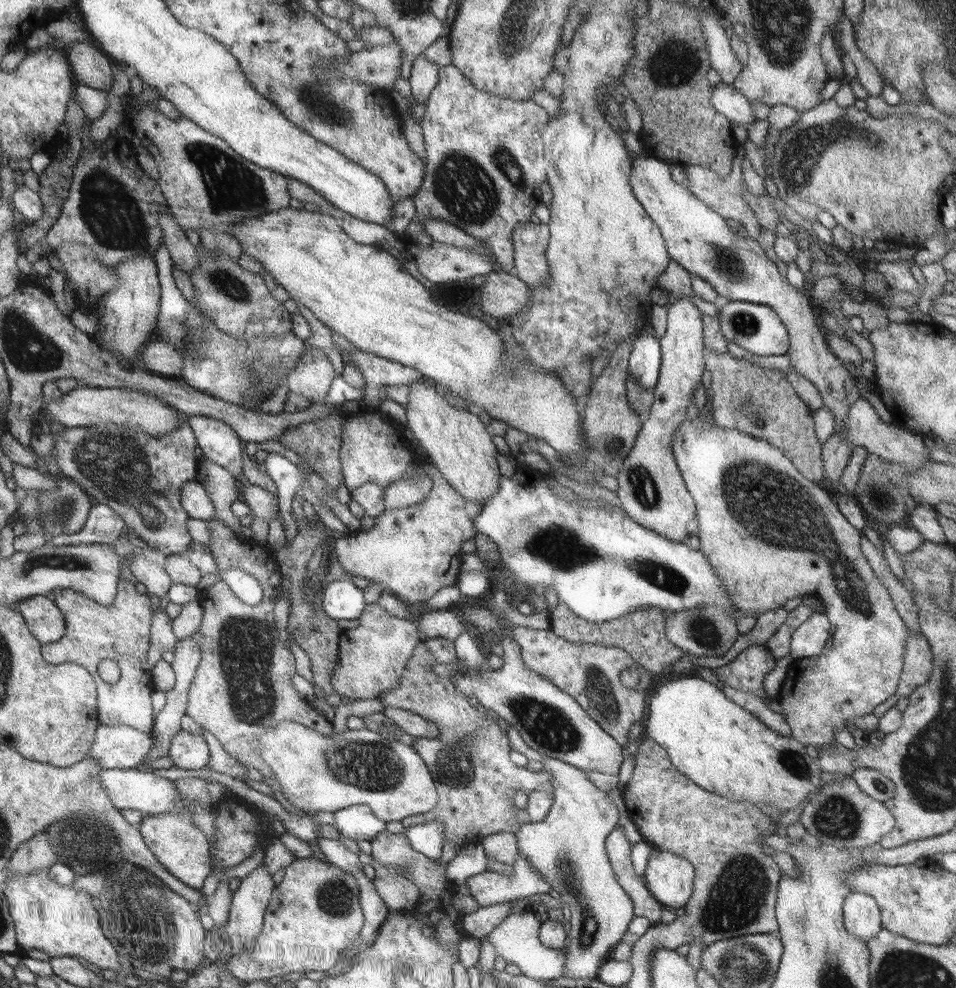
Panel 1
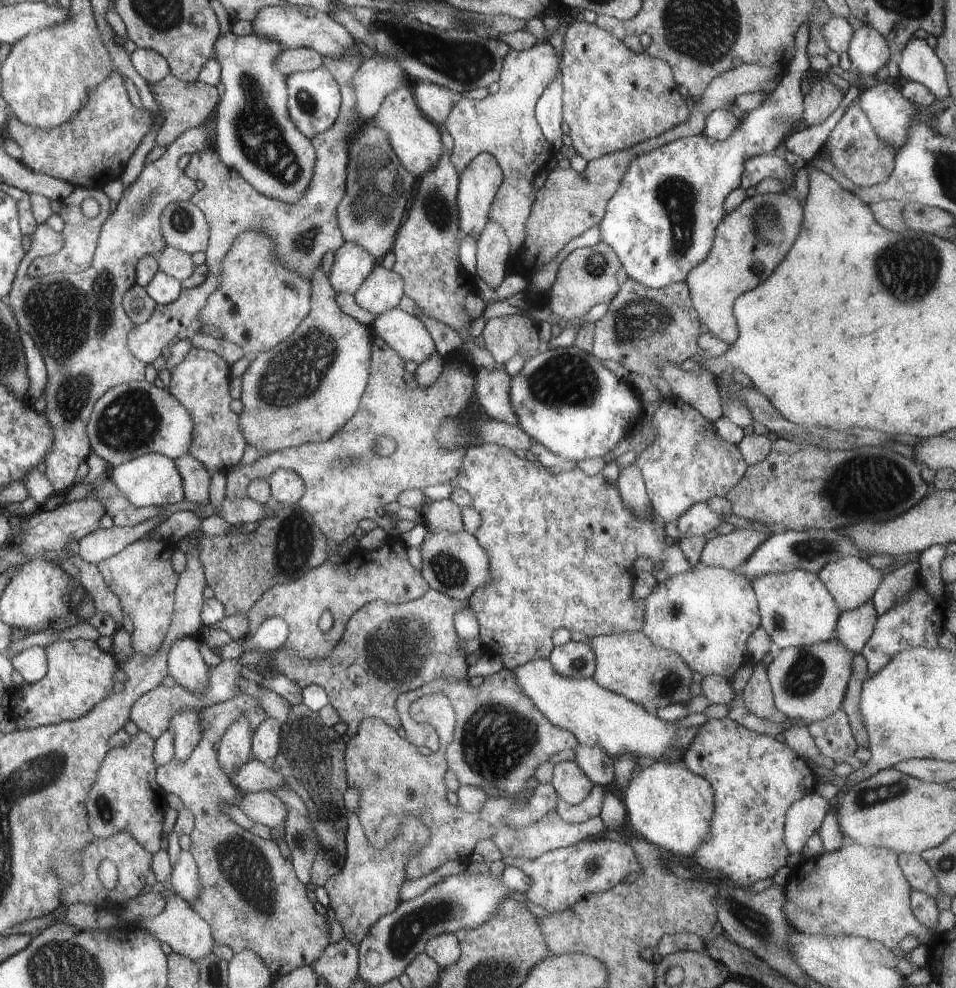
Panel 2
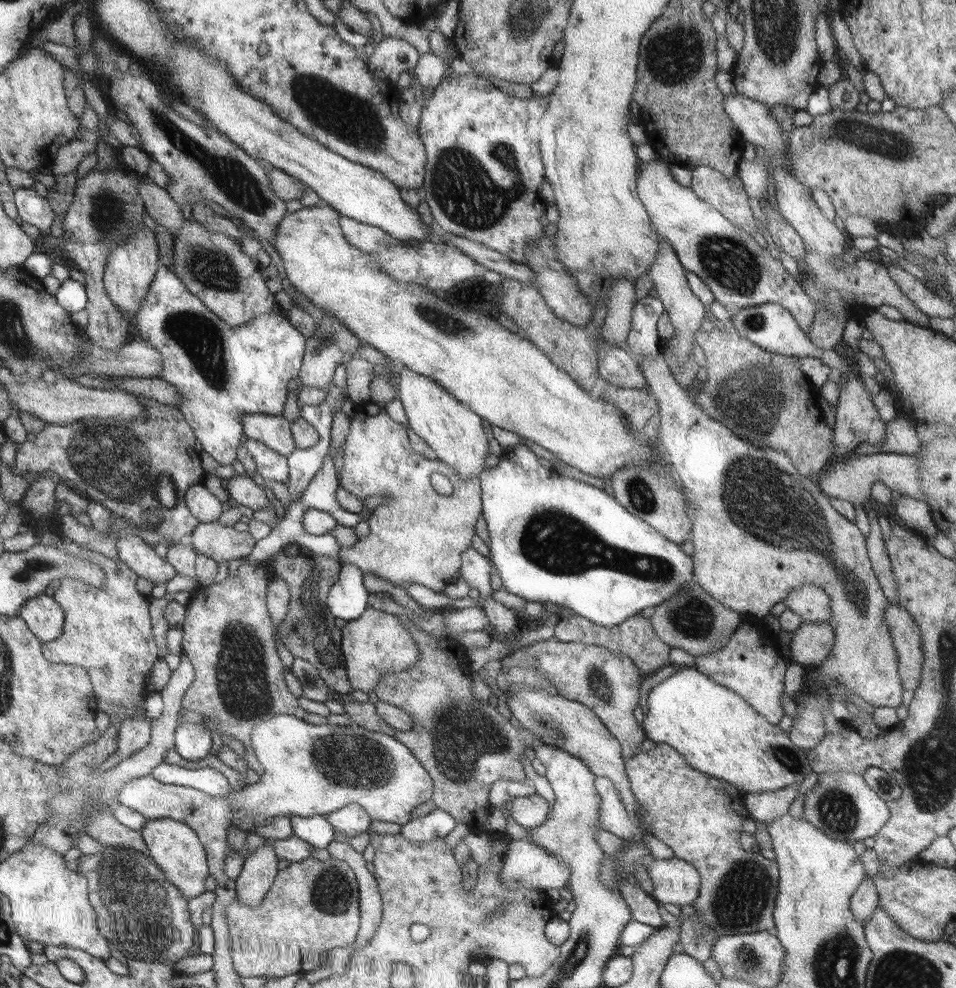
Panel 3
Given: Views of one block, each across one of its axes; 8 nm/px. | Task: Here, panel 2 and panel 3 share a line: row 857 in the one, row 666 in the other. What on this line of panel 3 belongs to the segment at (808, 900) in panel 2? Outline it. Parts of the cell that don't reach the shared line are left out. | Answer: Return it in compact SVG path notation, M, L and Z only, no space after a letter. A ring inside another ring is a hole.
M643 354L637 358L639 370L645 378L647 390L653 394L659 414L659 432L657 432L657 448L667 456L667 462L673 466L675 478L683 484L685 492L693 496L695 510L689 514L691 526L691 544L693 544L693 580L717 602L739 612L741 616L765 618L769 608L781 602L789 590L801 586L805 582L821 584L823 590L831 596L831 612L835 622L835 642L831 648L831 656L827 662L819 666L819 672L807 676L807 690L799 698L797 704L797 720L789 730L789 740L801 750L815 748L825 736L823 720L819 714L819 700L815 698L819 692L823 698L831 700L855 700L867 708L897 708L903 704L903 684L899 678L897 654L891 646L891 636L887 626L883 624L883 610L887 606L887 598L873 574L871 560L867 554L867 536L859 532L859 528L837 514L815 480L801 476L791 458L785 452L777 452L771 448L755 448L743 440L739 440L733 432L729 432L721 422L705 416L687 392L675 382L667 360L661 354ZM827 678L835 678L841 686L829 686Z

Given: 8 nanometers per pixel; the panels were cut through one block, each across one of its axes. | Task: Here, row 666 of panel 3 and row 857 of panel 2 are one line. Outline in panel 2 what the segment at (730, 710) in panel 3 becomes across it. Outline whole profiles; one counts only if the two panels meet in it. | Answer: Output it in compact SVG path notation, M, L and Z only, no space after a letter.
M641 760L641 770L623 790L621 802L627 812L627 828L671 856L693 858L695 850L707 840L713 816L713 788L705 778L689 772L683 764Z

